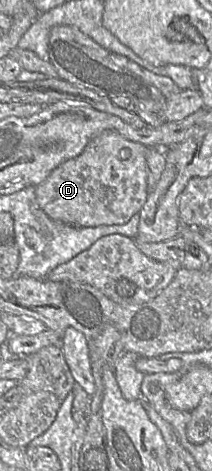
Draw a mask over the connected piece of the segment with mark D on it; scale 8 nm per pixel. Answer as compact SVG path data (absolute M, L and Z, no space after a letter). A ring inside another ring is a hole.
M101 131L81 154L60 164L36 187L37 204L53 220L75 227L126 223L140 212L149 194L147 150L116 131Z

